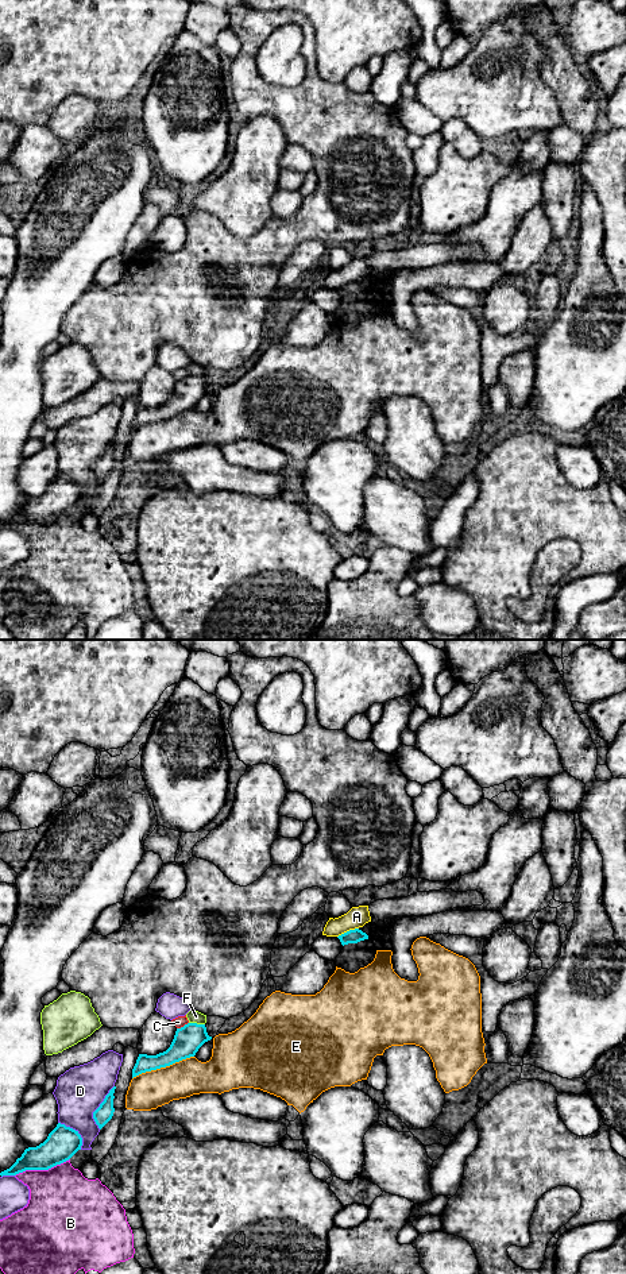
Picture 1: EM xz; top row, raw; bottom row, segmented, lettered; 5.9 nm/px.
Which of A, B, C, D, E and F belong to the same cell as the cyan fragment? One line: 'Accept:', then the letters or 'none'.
Accept: none

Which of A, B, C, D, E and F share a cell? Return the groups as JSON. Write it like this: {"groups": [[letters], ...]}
{"groups": [["A"], ["B"], ["C"], ["D"], ["E"], ["F"]]}

